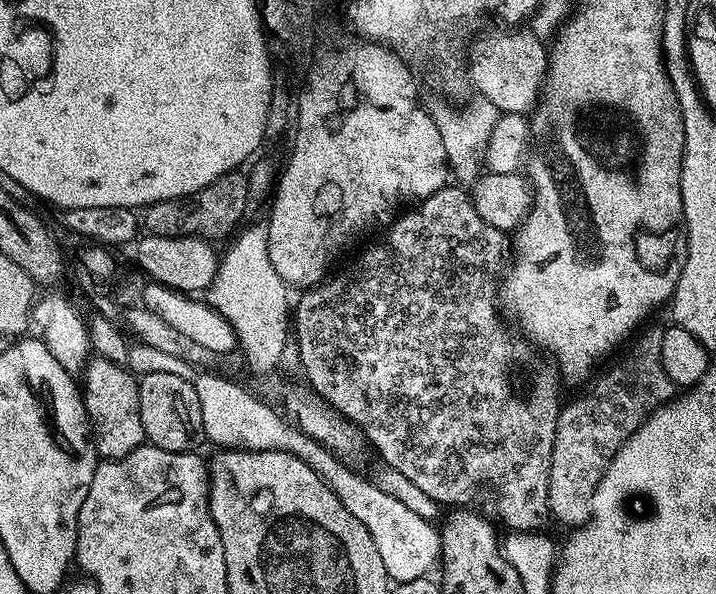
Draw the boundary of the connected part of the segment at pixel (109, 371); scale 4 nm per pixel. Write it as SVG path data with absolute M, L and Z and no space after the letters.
M91 357L82 370L82 395L87 410L89 435L101 459L117 460L125 457L138 445L145 443L145 428L141 420L139 381L121 364L108 359Z

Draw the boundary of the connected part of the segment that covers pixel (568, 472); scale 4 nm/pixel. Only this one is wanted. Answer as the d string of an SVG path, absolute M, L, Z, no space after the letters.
M654 331L646 333L645 336L638 336L631 341L632 349L609 372L602 373L596 381L593 379L581 396L574 397L569 404L567 401L560 409L558 426L554 434L554 454L550 464L548 509L551 519L565 524L568 530L582 528L587 520L592 519L594 490L602 474L610 466L614 454L618 454L618 450L628 441L630 434L634 434L638 426L642 426L644 419L650 416L655 408L668 403L677 395L678 386L672 381L670 374L662 370L659 335Z

